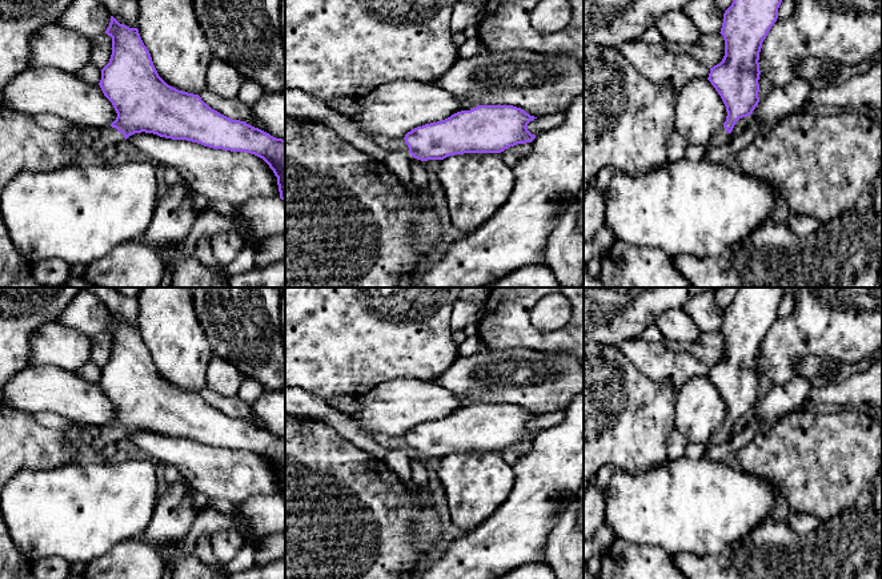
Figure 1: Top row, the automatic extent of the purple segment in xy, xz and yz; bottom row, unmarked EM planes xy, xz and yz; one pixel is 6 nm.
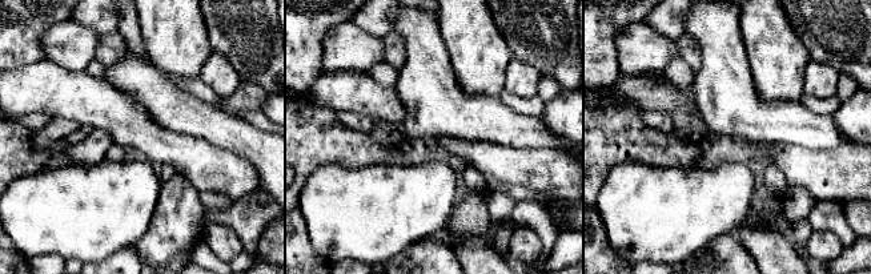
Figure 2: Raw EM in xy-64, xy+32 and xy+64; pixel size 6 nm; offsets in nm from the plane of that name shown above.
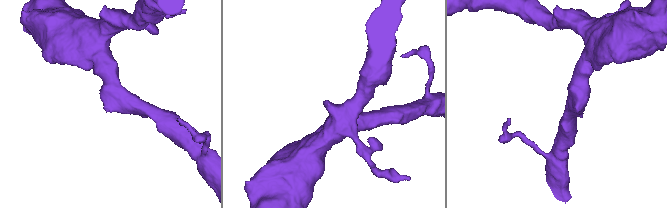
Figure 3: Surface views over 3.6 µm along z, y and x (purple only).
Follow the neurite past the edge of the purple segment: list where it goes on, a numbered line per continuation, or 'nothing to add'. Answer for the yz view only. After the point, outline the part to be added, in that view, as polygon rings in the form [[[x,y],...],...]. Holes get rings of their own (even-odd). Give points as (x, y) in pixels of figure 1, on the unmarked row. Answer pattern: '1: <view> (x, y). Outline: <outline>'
1: yz (721, 435). Outline: [[[722,425],[714,431],[714,434],[710,437],[710,439],[707,441],[706,445],[707,445],[707,447],[717,446],[717,445],[723,445],[733,435],[734,435],[733,431],[727,431],[726,427]]]

